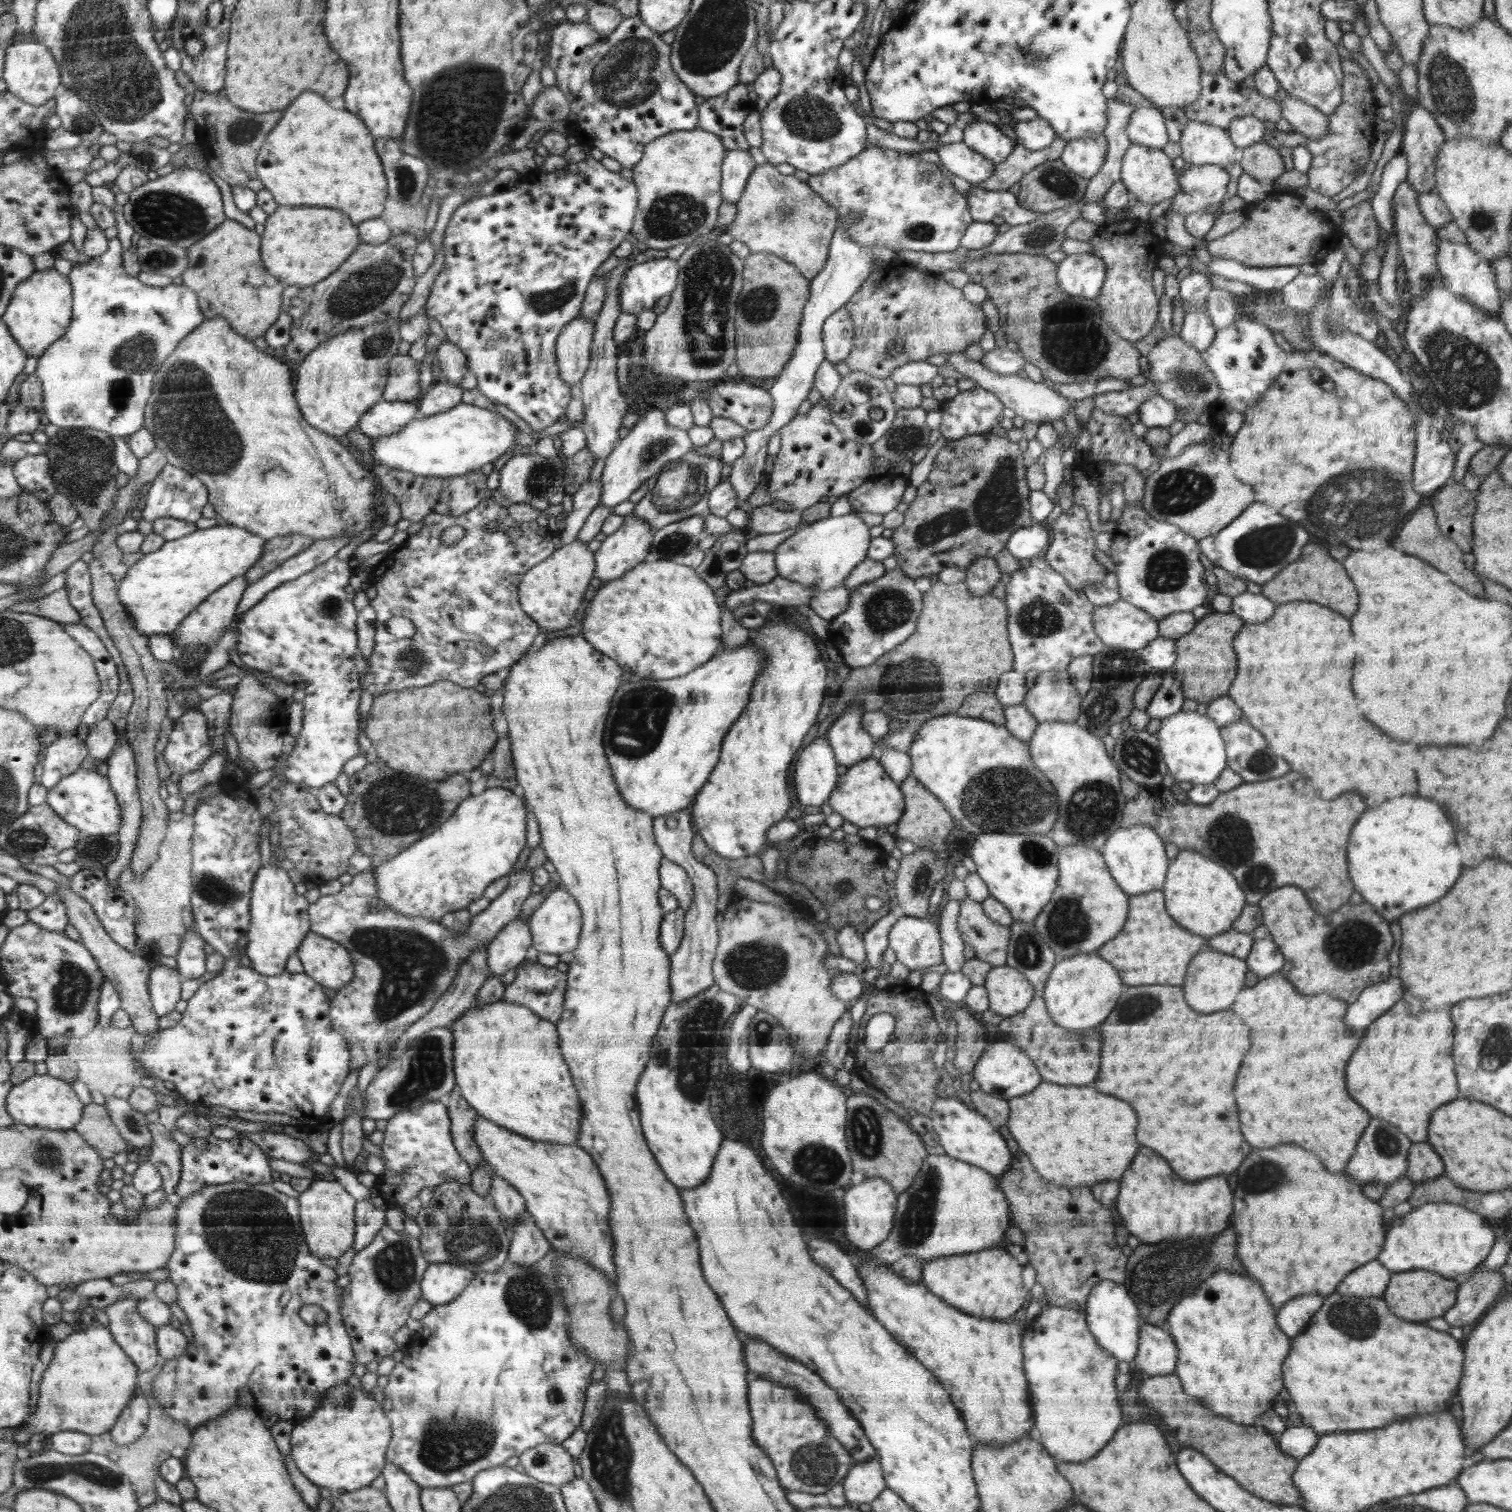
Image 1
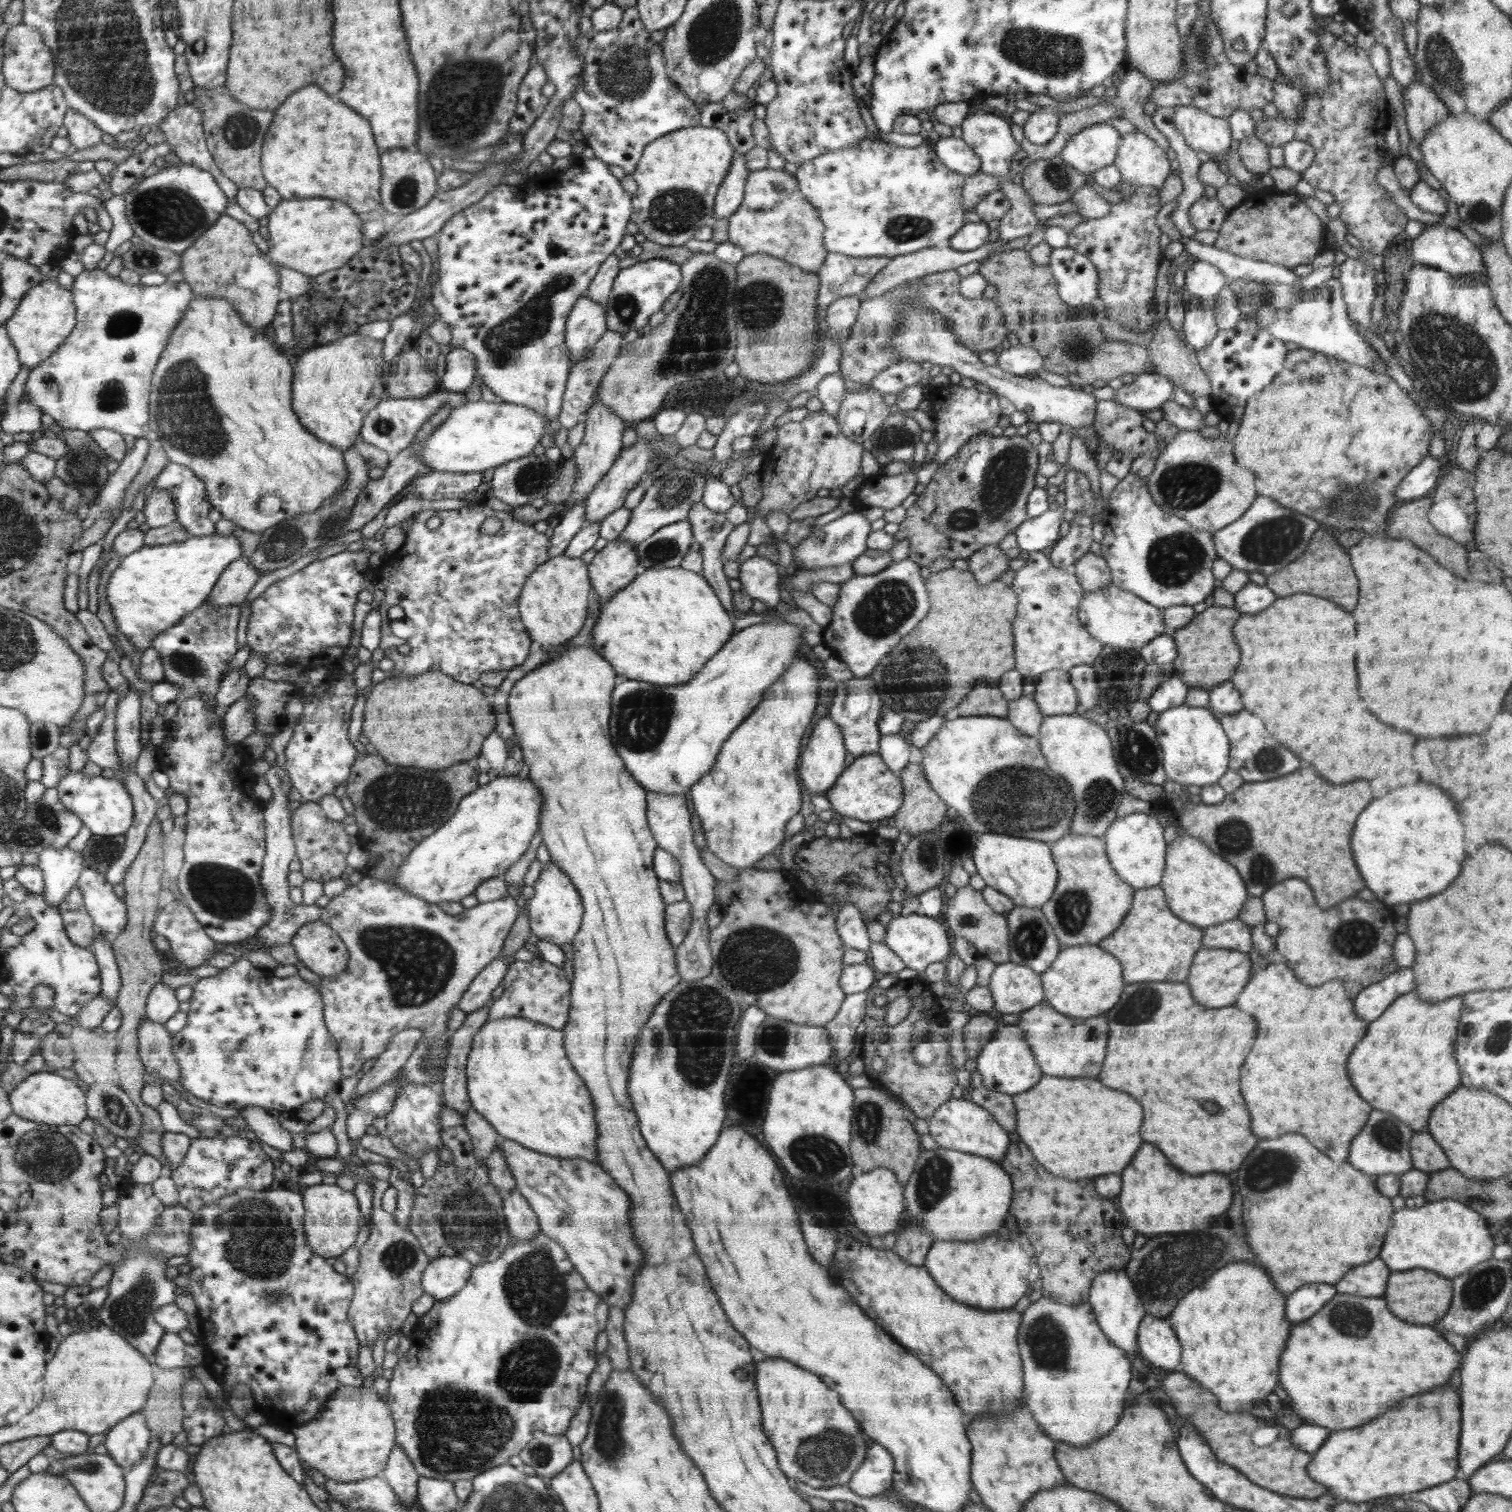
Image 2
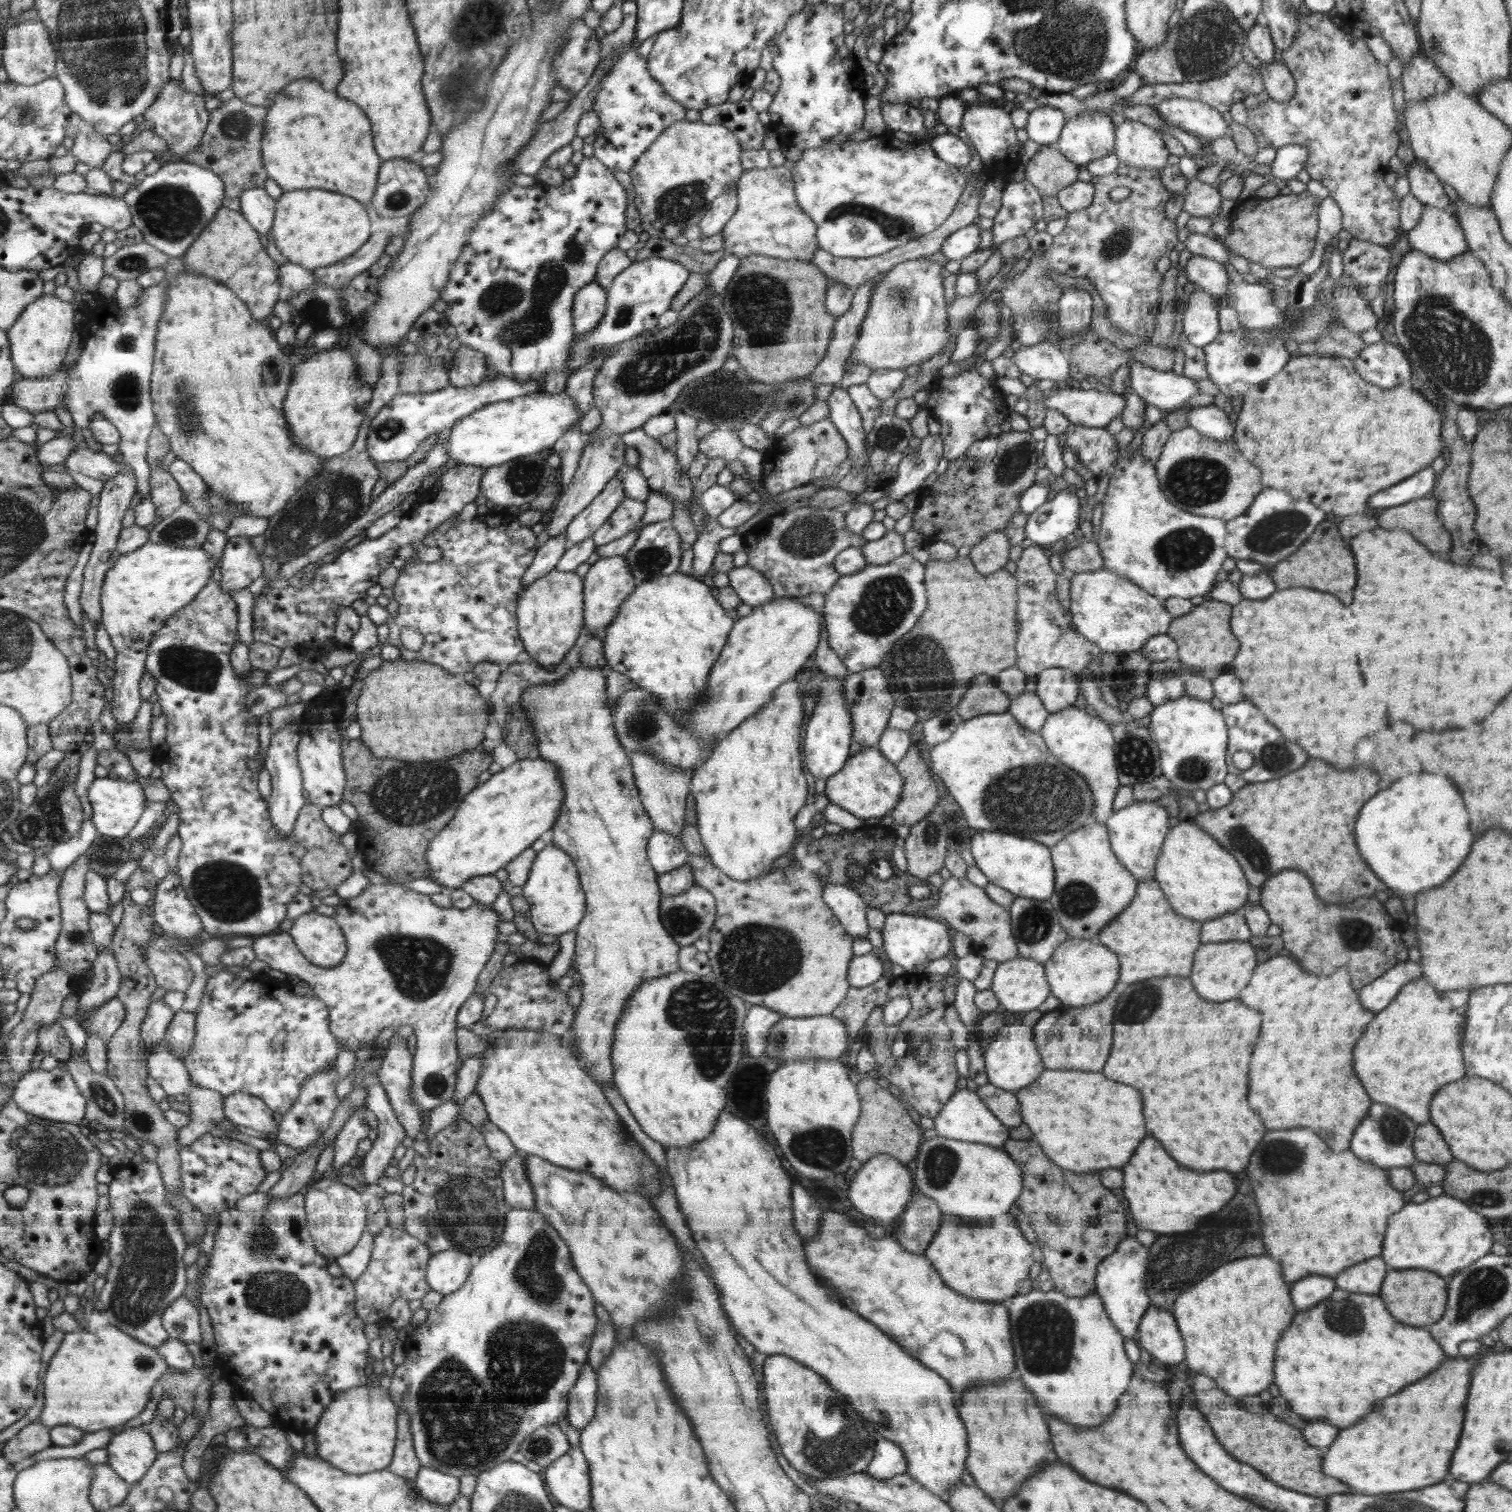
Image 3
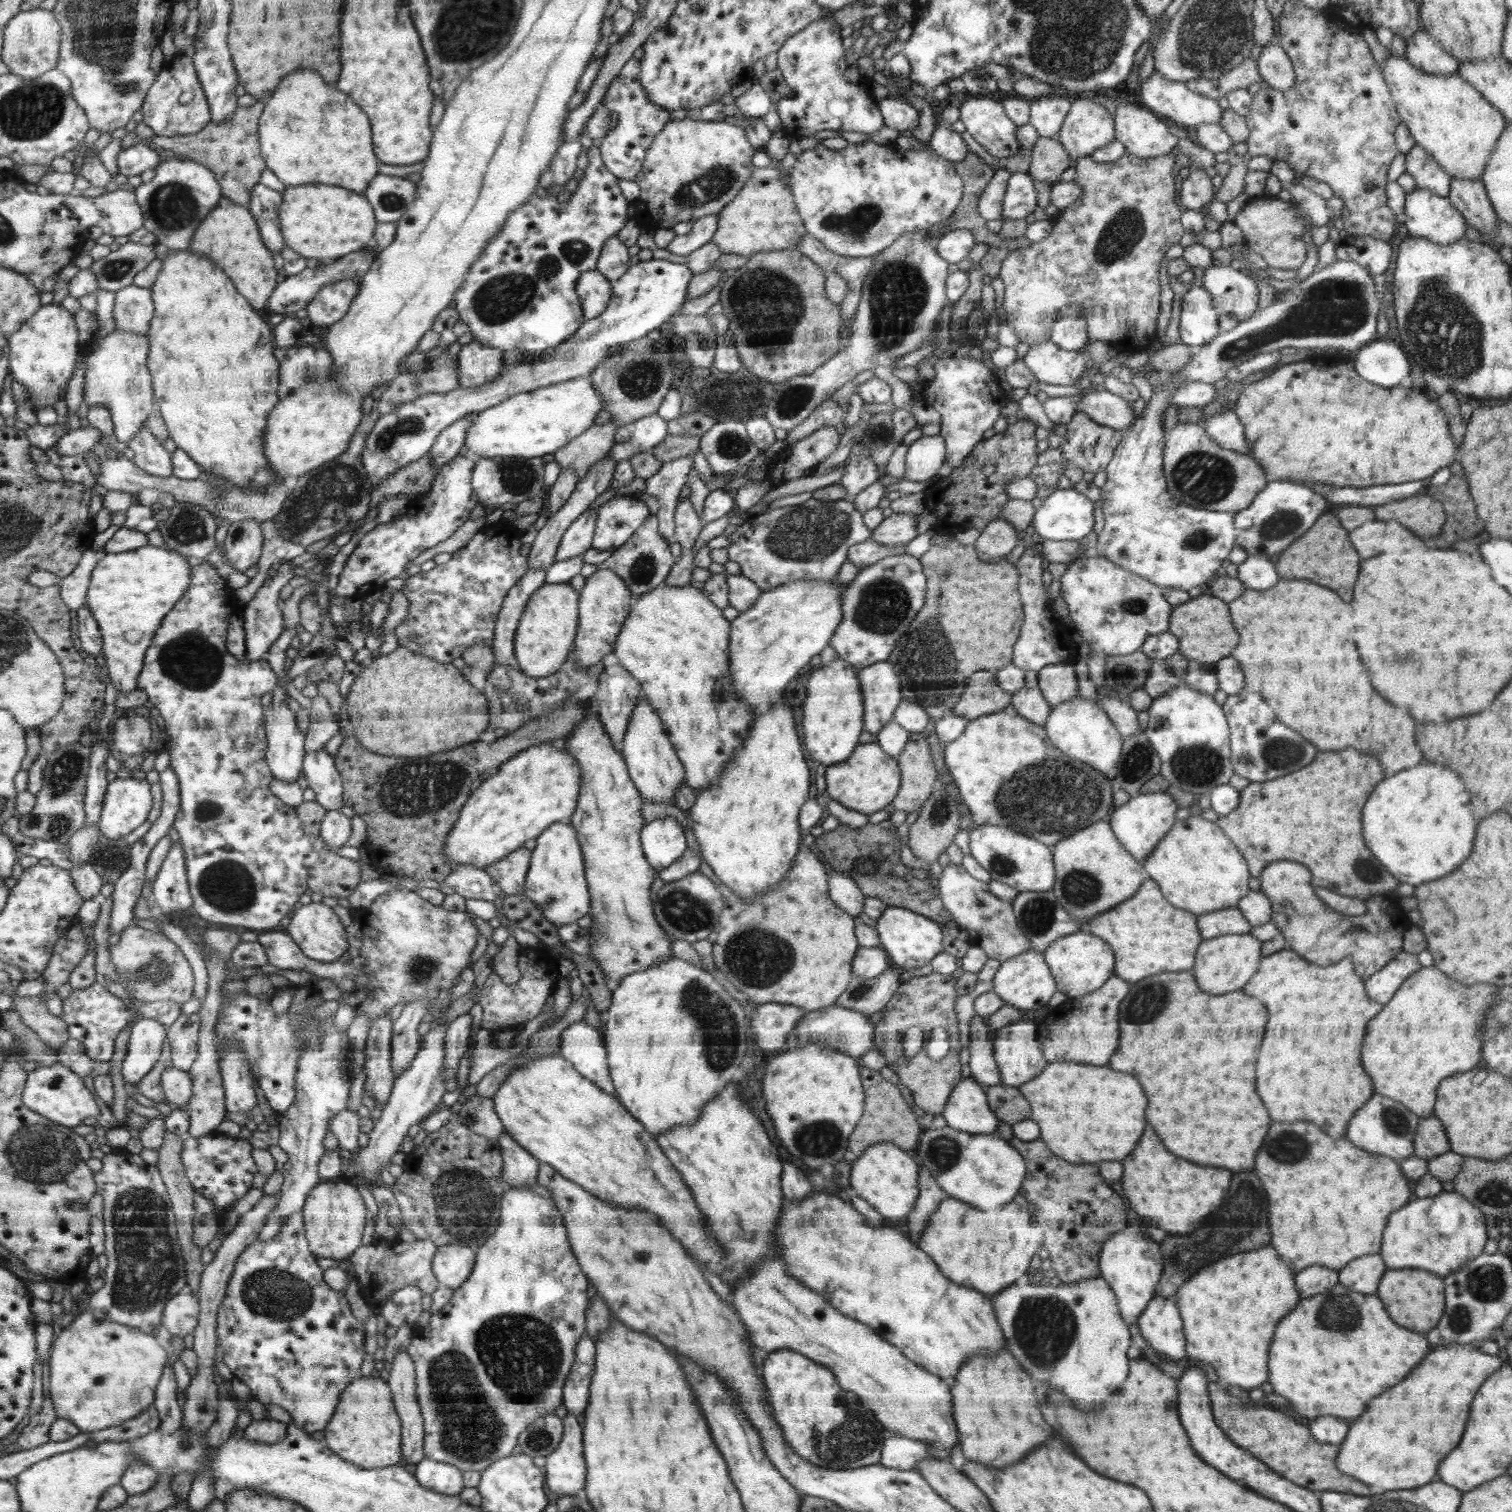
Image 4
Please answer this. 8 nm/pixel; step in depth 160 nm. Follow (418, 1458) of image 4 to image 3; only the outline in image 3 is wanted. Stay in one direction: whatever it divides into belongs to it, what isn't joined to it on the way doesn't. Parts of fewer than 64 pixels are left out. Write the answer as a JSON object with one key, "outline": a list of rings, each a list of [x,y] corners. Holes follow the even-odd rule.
{"outline":[[[402,1410],[397,1413],[396,1450],[394,1450],[393,1460],[387,1466],[387,1469],[393,1471],[396,1475],[401,1475],[402,1478],[408,1479],[413,1485],[421,1467],[413,1447],[409,1416]]]}

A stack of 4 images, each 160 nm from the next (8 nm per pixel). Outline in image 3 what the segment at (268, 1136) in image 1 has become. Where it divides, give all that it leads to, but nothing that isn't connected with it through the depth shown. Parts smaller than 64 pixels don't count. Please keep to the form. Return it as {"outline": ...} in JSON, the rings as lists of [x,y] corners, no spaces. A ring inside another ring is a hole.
{"outline":[[[248,1093],[232,1094],[223,1102],[225,1118],[235,1126],[252,1133],[277,1134],[280,1126],[274,1121],[273,1111],[258,1097]]]}

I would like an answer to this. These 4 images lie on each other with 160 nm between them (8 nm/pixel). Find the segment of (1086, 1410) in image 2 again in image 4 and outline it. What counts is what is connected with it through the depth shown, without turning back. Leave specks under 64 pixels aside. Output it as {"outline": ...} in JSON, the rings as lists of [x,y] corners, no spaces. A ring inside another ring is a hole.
{"outline":[[[1101,1275],[1080,1282],[1051,1285],[1047,1281],[1032,1284],[1025,1279],[1011,1284],[992,1296],[998,1324],[1005,1336],[1006,1348],[1016,1362],[1037,1382],[1049,1382],[1064,1390],[1080,1410],[1100,1410],[1104,1400],[1114,1394],[1128,1376],[1126,1351],[1131,1347],[1128,1325],[1119,1313],[1117,1298]]]}

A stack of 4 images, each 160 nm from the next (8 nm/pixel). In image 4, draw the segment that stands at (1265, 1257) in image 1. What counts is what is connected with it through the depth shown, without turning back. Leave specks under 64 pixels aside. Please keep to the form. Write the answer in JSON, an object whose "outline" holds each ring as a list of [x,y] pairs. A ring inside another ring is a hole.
{"outline":[[[1290,1122],[1290,1124],[1272,1124],[1258,1154],[1256,1154],[1256,1174],[1270,1200],[1270,1232],[1272,1246],[1276,1252],[1290,1260],[1294,1274],[1312,1266],[1322,1264],[1332,1270],[1340,1270],[1350,1260],[1380,1252],[1382,1224],[1388,1216],[1408,1203],[1412,1190],[1408,1180],[1402,1174],[1398,1160],[1378,1154],[1368,1154],[1366,1150],[1356,1148],[1346,1138],[1338,1142],[1328,1138],[1316,1124],[1310,1122]]]}

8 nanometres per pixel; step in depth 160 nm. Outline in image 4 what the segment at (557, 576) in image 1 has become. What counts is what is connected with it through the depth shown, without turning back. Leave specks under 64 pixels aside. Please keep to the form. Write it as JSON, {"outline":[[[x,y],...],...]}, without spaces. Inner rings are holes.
{"outline":[[[545,583],[530,598],[524,616],[522,616],[520,625],[518,626],[515,642],[516,659],[520,665],[520,670],[526,676],[532,676],[534,679],[546,678],[550,674],[555,674],[560,670],[560,666],[566,662],[568,652],[570,652],[570,646],[574,644],[574,638],[577,638],[576,628],[580,628],[578,594],[579,592],[576,592],[570,583]]]}

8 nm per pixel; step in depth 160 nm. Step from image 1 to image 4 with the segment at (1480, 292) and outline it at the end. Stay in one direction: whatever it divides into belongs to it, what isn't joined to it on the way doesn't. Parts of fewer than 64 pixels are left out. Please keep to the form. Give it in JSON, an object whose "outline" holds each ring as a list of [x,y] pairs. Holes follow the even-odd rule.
{"outline":[[[1416,188],[1405,196],[1408,236],[1427,238],[1434,244],[1450,244],[1465,236],[1467,224],[1446,196]]]}

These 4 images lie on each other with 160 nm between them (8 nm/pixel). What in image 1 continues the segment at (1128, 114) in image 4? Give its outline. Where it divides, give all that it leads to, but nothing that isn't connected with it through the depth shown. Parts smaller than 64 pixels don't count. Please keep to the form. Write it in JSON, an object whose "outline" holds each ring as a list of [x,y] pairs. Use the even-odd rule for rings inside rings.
{"outline":[[[1131,143],[1121,162],[1121,182],[1130,193],[1136,196],[1140,204],[1157,205],[1182,192],[1179,180],[1176,178],[1173,161],[1162,149]]]}

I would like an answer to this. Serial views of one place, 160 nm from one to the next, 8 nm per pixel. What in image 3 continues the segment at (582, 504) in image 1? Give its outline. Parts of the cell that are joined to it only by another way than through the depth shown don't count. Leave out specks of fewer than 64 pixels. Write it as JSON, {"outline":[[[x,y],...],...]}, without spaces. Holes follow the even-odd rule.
{"outline":[[[565,530],[560,535],[550,537],[547,542],[537,548],[533,564],[525,572],[524,586],[532,585],[534,581],[540,580],[557,568],[558,561],[565,553],[568,543],[566,542]]]}

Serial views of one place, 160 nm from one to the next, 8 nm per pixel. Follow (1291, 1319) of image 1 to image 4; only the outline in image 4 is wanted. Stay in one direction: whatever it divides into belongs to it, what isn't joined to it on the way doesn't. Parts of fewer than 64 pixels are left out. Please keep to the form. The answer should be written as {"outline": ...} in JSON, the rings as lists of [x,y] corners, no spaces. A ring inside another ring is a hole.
{"outline":[[[1310,1266],[1295,1276],[1295,1283],[1301,1298],[1310,1298],[1320,1292],[1326,1292],[1339,1283],[1336,1270],[1328,1270],[1324,1266]]]}

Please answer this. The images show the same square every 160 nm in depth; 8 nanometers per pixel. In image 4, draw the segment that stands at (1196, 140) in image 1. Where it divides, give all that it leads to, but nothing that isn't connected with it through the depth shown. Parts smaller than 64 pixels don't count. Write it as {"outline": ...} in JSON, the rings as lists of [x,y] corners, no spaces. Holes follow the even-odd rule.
{"outline":[[[1154,71],[1141,85],[1142,102],[1144,106],[1160,116],[1163,120],[1172,120],[1178,126],[1184,126],[1188,129],[1198,127],[1200,124],[1220,123],[1222,117],[1222,108],[1218,105],[1218,101],[1213,98],[1204,96],[1190,90],[1185,82],[1178,80],[1170,80],[1163,74]]]}

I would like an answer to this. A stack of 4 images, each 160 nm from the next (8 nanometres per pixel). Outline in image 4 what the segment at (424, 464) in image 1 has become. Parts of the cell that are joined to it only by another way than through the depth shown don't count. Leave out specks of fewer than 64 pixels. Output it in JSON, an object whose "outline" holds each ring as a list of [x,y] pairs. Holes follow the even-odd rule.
{"outline":[[[589,376],[574,377],[557,385],[543,386],[495,405],[478,413],[468,430],[465,446],[471,457],[542,457],[557,452],[568,442],[580,437],[594,426],[598,412],[605,408],[605,400]]]}

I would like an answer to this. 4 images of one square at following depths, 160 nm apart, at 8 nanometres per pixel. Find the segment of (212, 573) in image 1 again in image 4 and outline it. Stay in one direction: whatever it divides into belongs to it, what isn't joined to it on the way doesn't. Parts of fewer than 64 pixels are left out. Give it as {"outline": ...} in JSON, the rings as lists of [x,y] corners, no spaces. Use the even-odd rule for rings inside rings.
{"outline":[[[148,544],[126,552],[105,553],[91,572],[85,603],[98,624],[108,676],[116,688],[118,696],[124,697],[137,688],[137,679],[141,675],[144,656],[152,644],[151,641],[160,627],[160,622],[164,620],[164,617],[168,615],[168,612],[178,603],[190,586],[190,569],[188,560],[179,552]],[[130,630],[142,632],[142,638],[136,644],[126,641],[125,635]]]}

